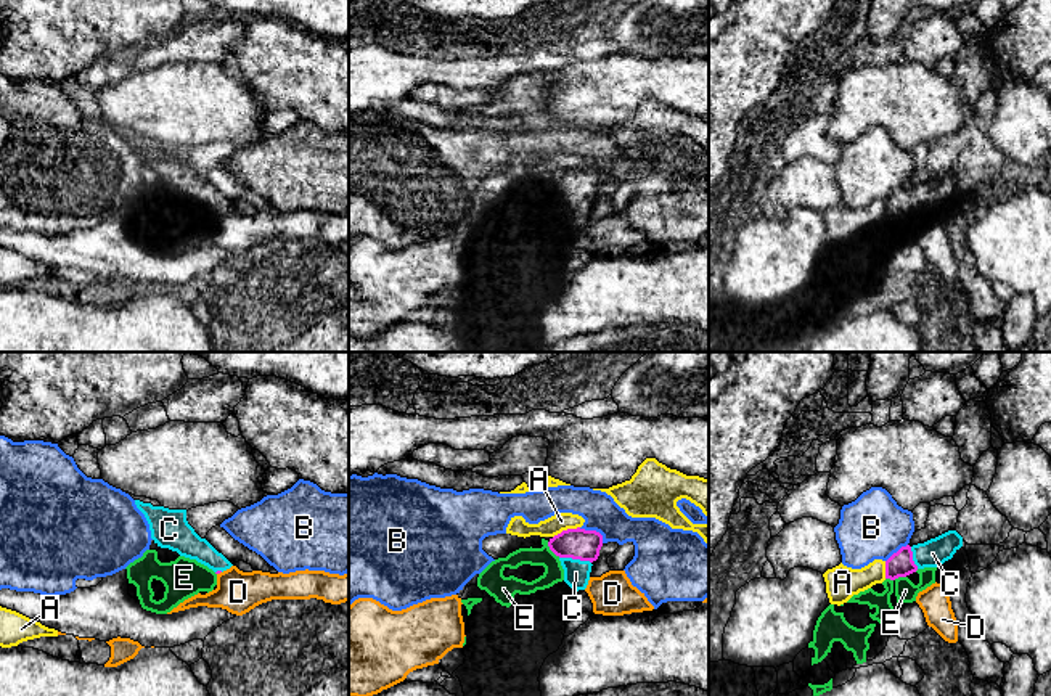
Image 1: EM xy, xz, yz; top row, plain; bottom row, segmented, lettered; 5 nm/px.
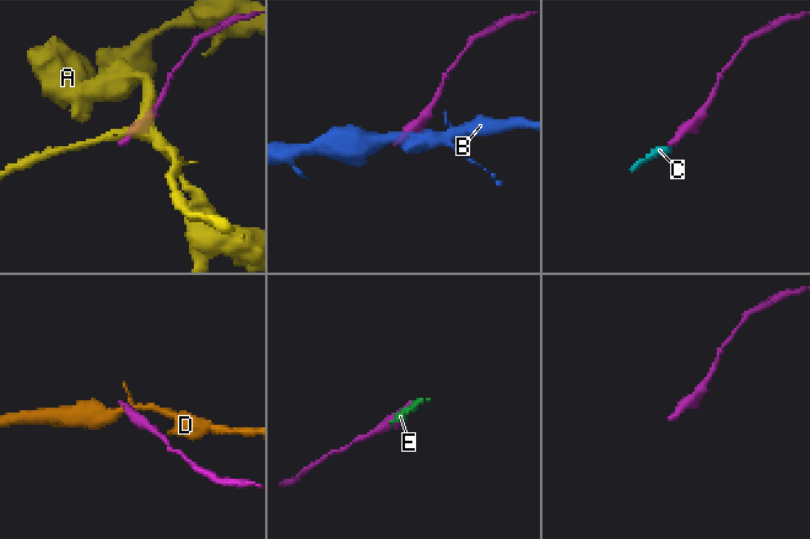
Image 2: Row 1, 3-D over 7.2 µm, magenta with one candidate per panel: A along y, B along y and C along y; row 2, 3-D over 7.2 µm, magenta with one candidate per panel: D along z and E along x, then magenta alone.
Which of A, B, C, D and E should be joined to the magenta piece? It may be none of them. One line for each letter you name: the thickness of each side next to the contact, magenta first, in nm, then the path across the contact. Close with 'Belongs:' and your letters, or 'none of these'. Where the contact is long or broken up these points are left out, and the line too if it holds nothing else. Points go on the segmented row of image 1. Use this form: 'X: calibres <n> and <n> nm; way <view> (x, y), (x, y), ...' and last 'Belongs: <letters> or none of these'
C: calibres 160 and 130 nm; way xz (577, 544), (576, 558), (576, 573)
Belongs: C

